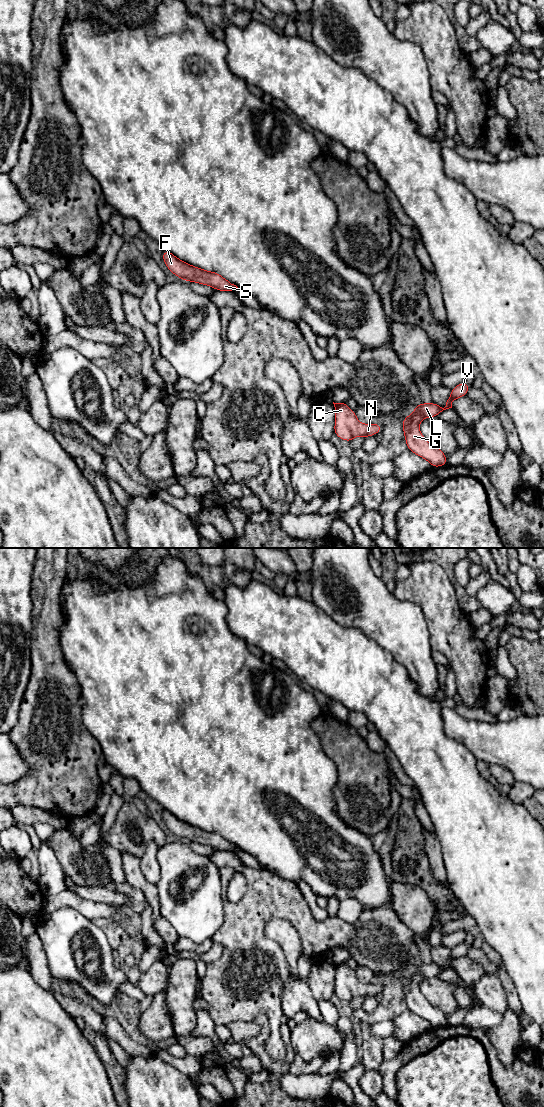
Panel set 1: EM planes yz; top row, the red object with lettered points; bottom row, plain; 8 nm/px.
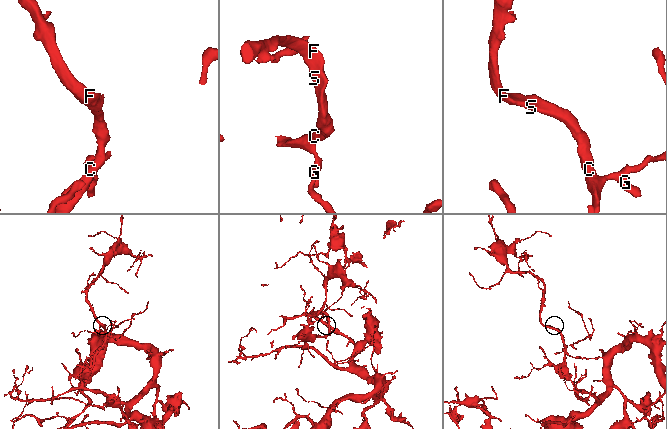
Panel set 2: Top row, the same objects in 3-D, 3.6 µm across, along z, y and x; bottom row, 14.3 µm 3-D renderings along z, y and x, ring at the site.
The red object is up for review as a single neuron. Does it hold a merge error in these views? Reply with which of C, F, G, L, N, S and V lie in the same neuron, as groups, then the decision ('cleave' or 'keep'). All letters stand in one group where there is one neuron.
groups C F G L N S V; keep

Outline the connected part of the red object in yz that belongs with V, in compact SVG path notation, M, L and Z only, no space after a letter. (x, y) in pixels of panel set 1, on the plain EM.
M465 942L455 946L450 953L450 957L446 962L444 968L438 966L436 963L431 964L421 963L416 965L414 972L408 975L402 984L407 1009L414 1014L426 1019L432 1027L440 1027L447 1024L446 1015L439 1007L431 1005L421 994L419 990L419 983L426 977L437 977L443 970L452 968L452 962L459 957L467 956L470 948Z

